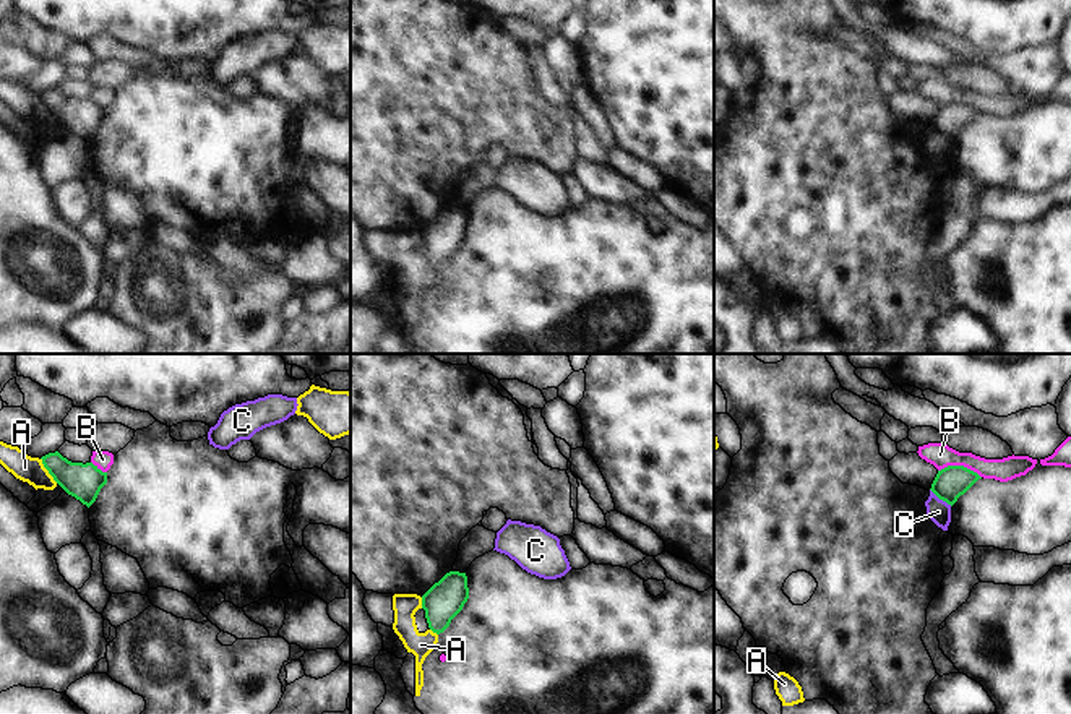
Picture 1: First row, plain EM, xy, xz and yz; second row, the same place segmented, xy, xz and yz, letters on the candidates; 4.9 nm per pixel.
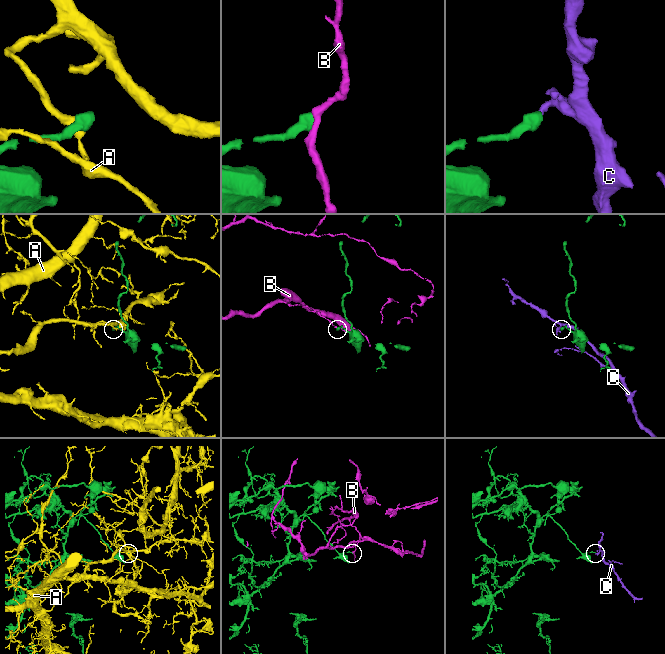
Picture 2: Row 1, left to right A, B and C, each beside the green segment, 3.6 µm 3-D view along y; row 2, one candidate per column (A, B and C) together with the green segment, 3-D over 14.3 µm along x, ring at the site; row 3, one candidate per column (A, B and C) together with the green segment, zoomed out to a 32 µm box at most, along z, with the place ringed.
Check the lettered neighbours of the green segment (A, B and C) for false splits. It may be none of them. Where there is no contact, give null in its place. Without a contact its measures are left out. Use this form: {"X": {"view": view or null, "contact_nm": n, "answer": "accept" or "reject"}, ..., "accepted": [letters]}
{"A": {"view": "xy", "contact_nm": 150, "answer": "reject"}, "B": {"view": "yz", "contact_nm": 220, "answer": "reject"}, "C": {"view": "yz", "contact_nm": 140, "answer": "reject"}, "accepted": []}

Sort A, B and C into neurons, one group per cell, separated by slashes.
A / B / C

